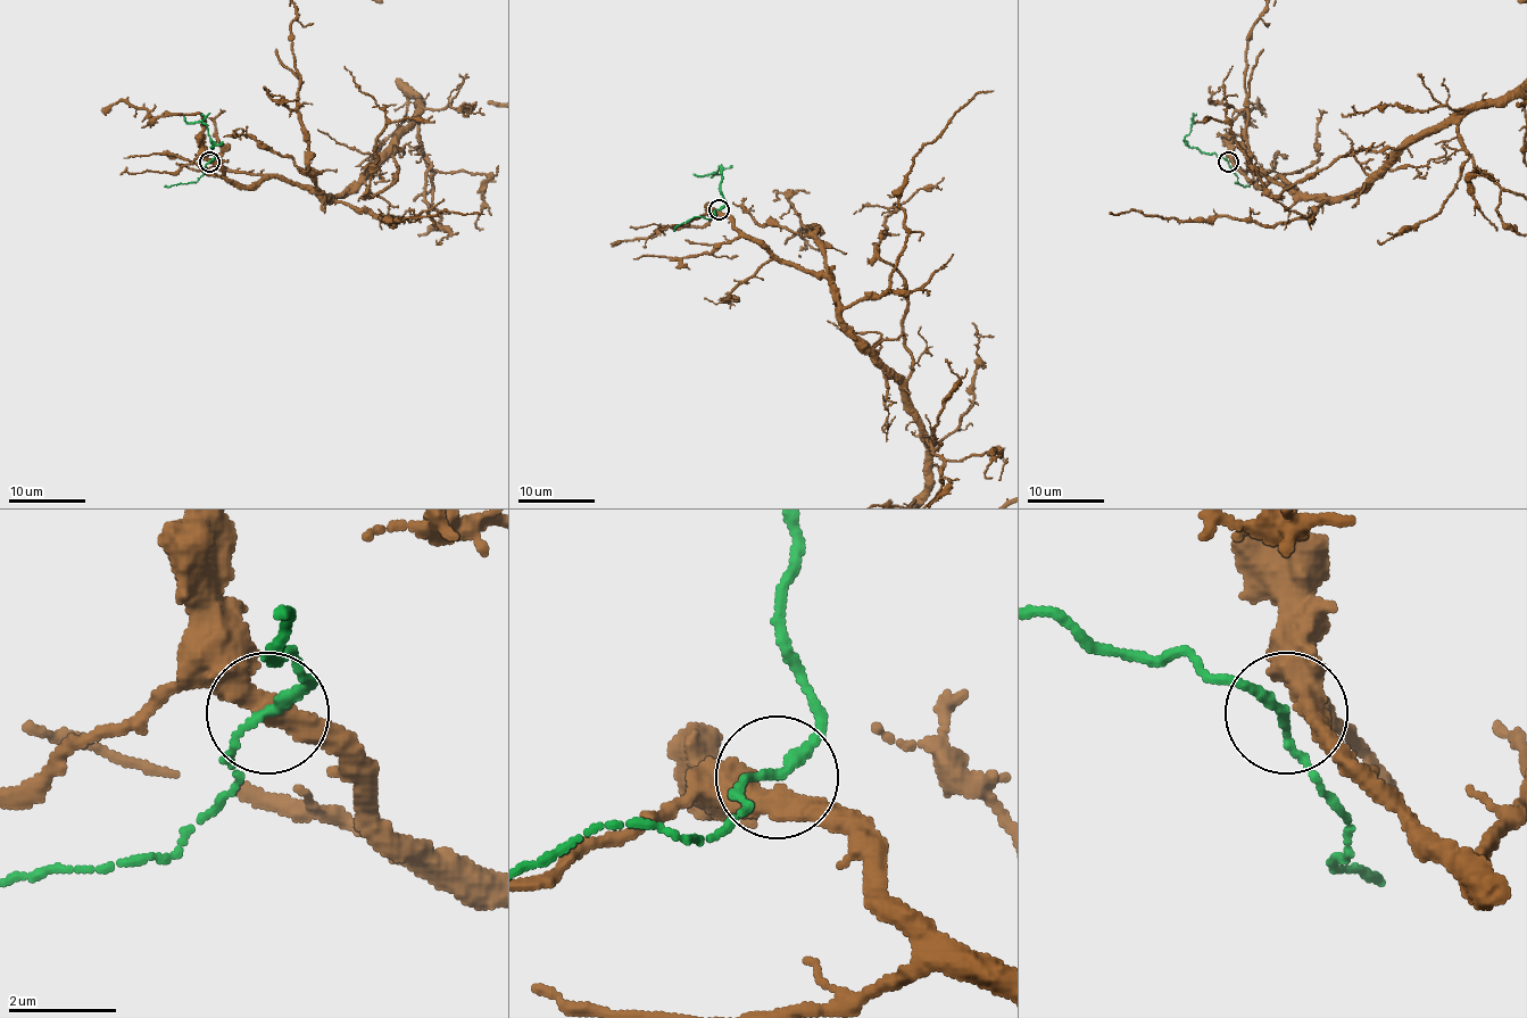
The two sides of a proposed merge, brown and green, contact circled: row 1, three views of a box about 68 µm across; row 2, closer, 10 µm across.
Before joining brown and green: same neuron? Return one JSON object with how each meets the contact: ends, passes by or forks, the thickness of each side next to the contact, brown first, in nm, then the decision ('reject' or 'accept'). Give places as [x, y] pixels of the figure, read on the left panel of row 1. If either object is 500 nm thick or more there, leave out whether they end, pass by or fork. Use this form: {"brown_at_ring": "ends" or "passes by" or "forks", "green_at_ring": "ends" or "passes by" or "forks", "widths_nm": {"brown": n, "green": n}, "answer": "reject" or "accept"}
{"brown_at_ring": "passes by", "green_at_ring": "passes by", "widths_nm": {"brown": 440, "green": 170}, "answer": "accept"}

